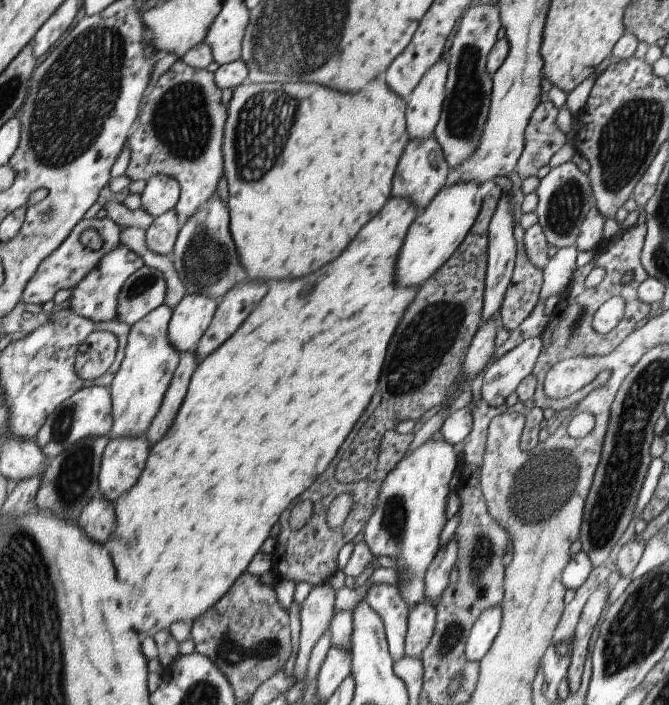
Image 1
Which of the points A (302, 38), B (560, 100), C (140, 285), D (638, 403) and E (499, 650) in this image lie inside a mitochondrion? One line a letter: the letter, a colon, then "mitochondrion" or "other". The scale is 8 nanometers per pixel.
A: mitochondrion
B: other
C: mitochondrion
D: mitochondrion
E: other

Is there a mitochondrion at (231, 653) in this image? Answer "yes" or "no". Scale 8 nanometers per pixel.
yes

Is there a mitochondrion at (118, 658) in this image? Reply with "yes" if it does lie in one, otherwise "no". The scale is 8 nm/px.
no

